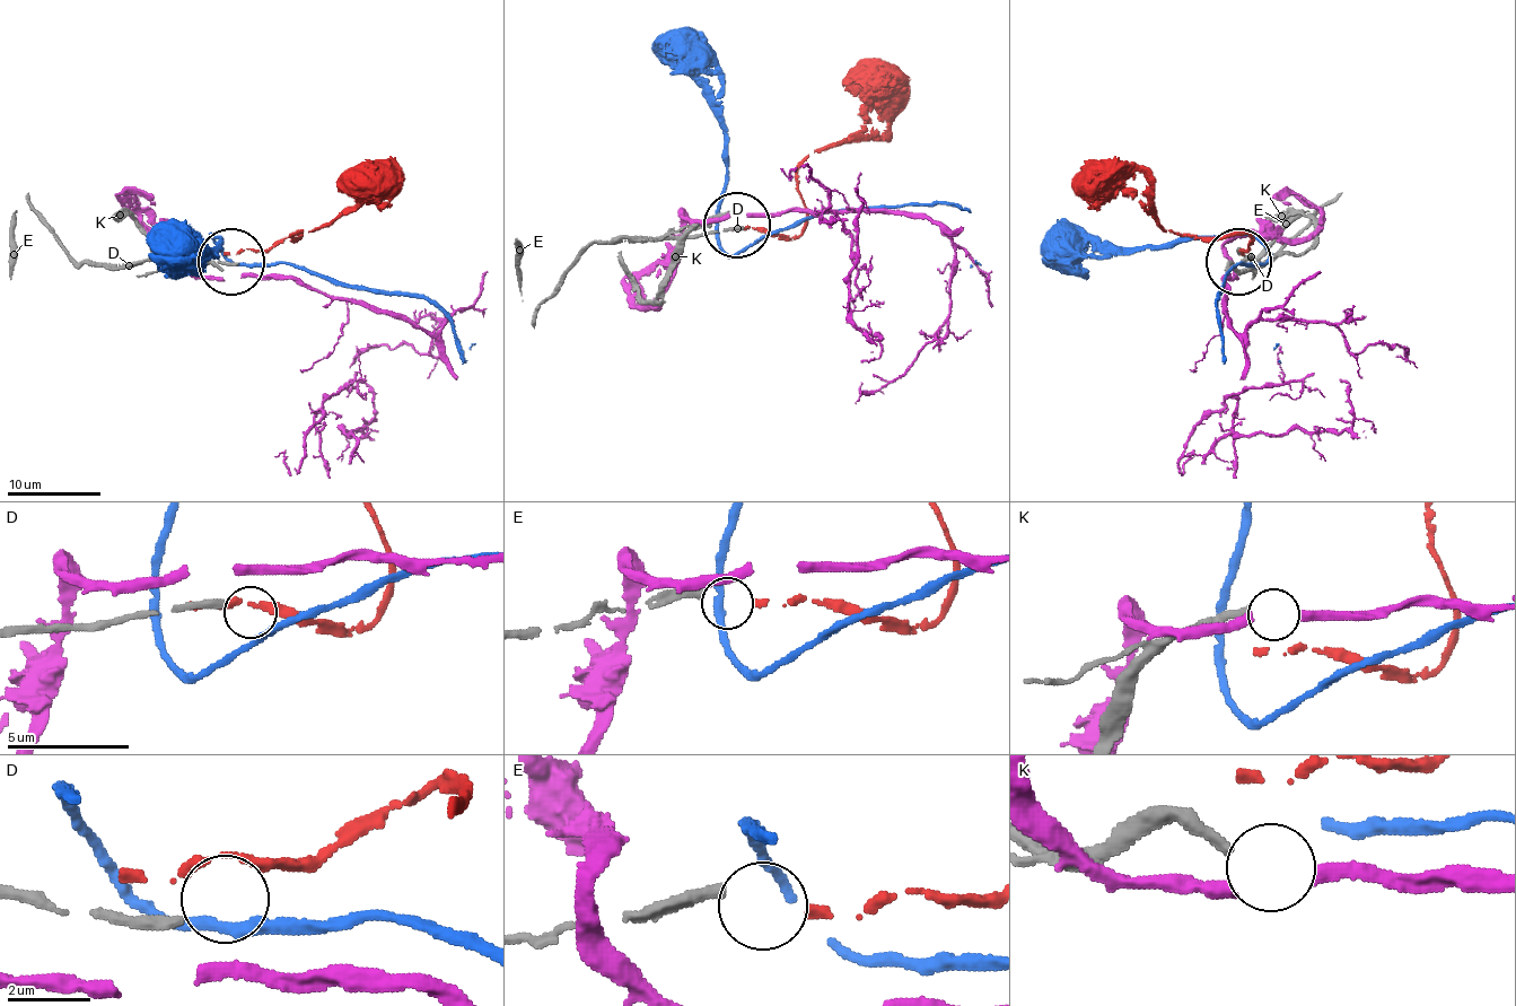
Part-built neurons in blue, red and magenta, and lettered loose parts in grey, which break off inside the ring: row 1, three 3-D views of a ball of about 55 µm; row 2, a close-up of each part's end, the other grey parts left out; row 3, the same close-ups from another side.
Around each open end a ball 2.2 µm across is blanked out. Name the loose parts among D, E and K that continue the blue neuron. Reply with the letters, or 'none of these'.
none of these

